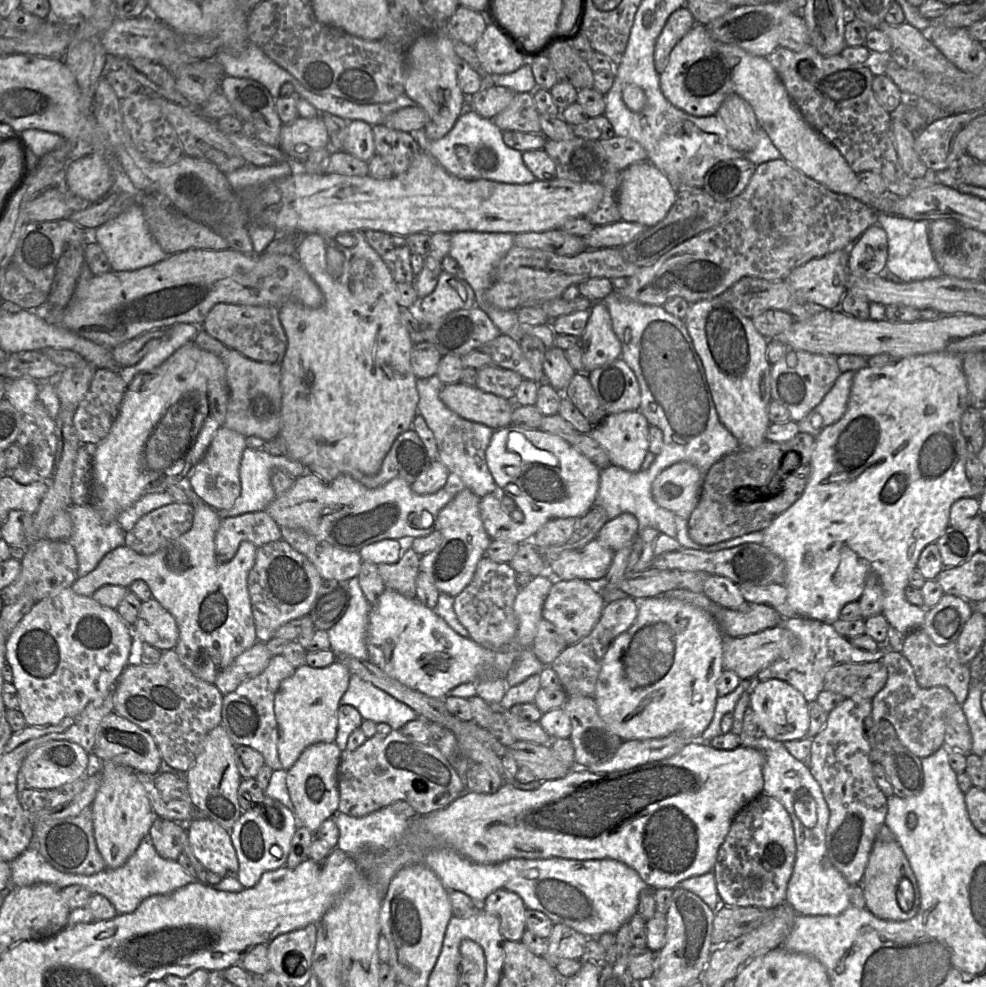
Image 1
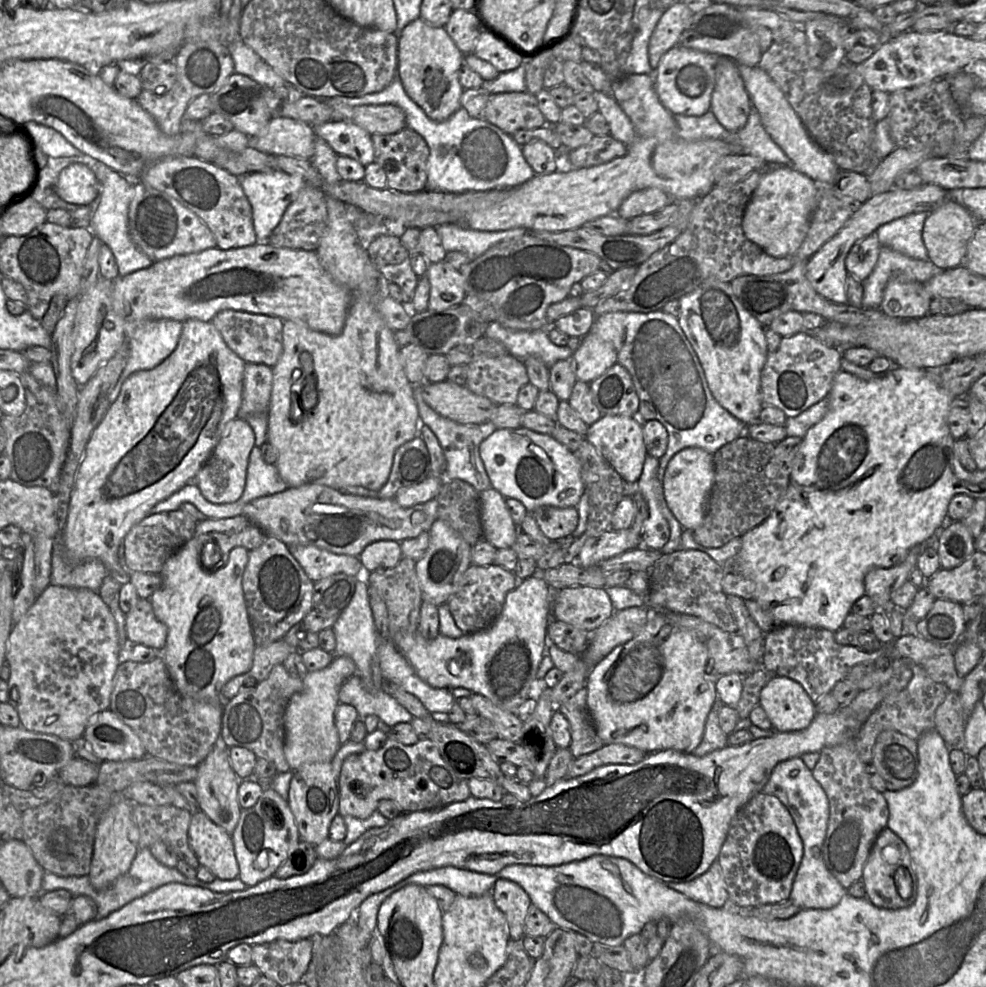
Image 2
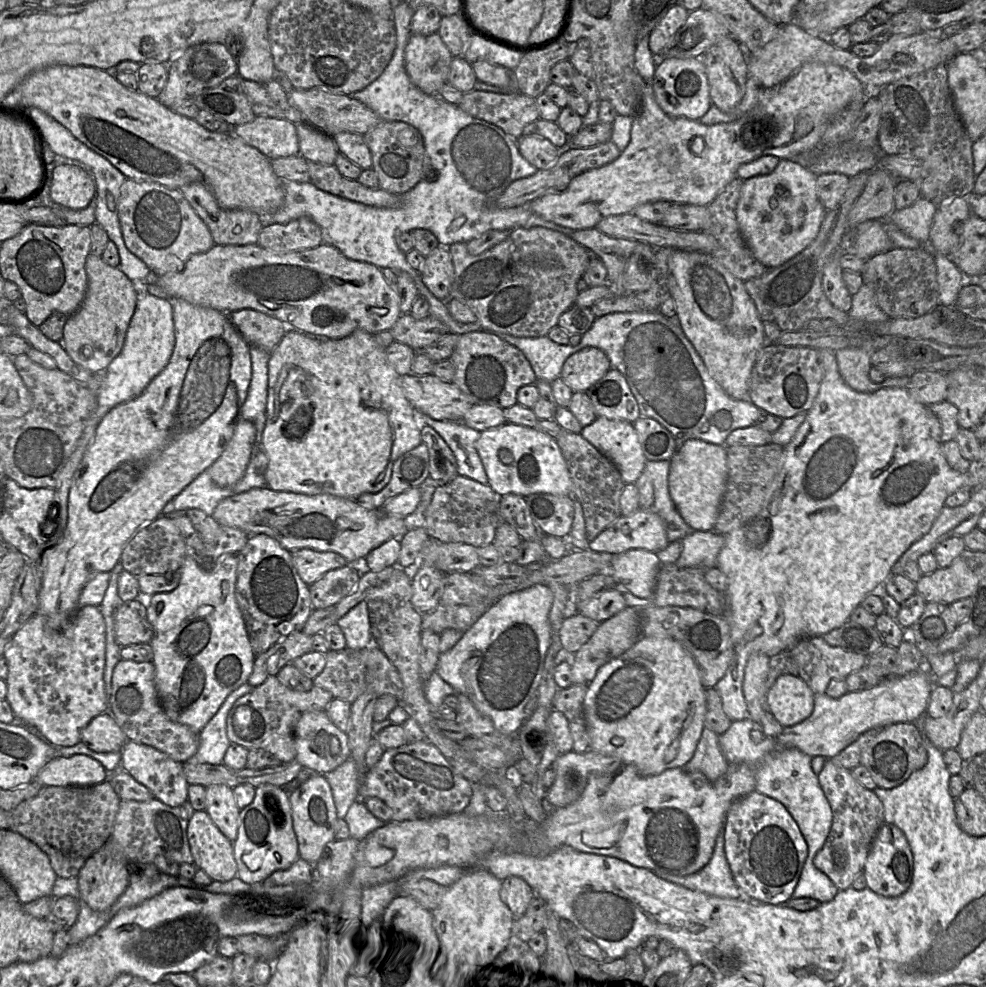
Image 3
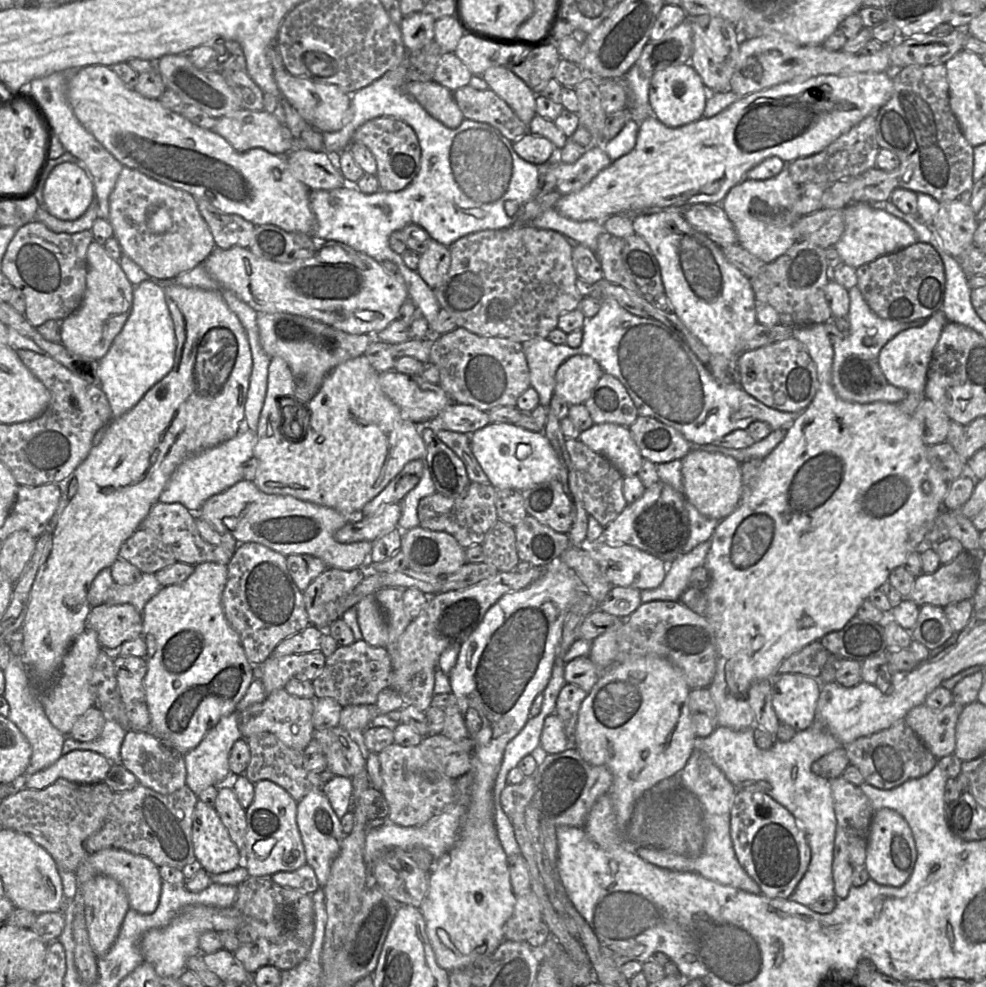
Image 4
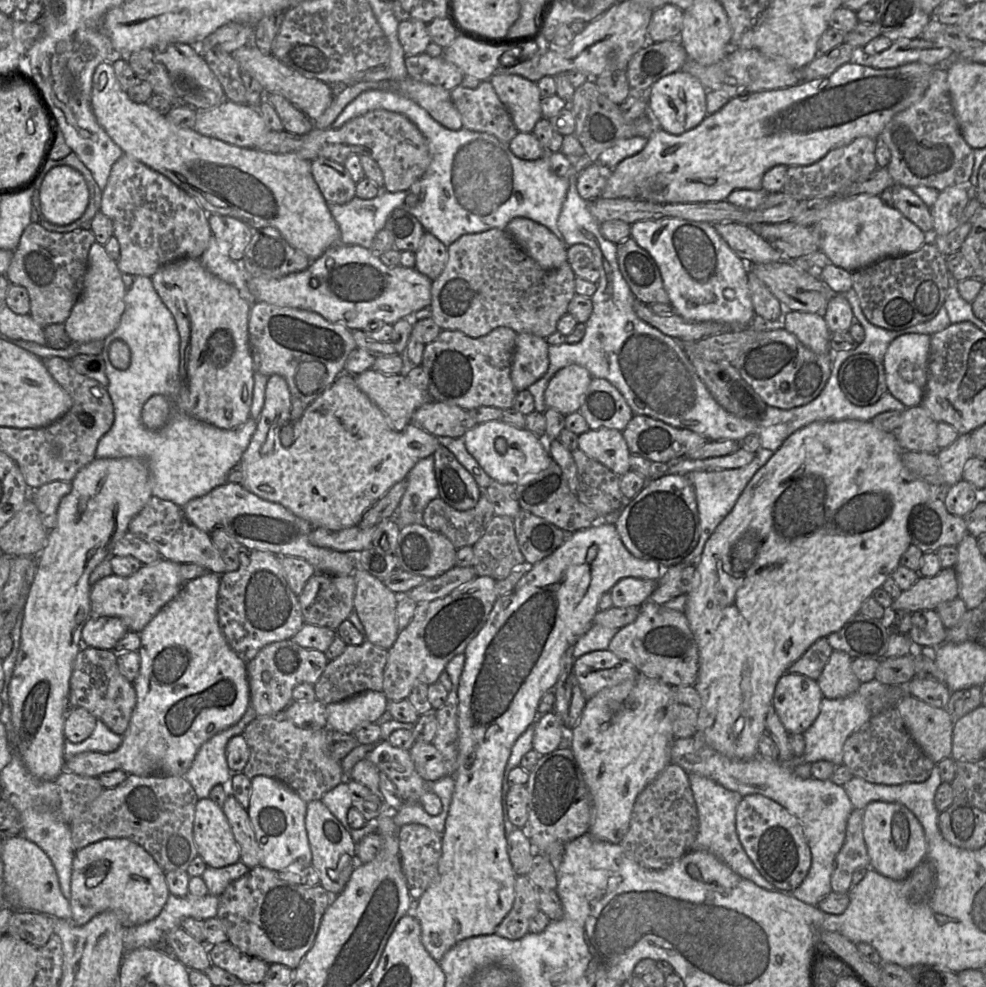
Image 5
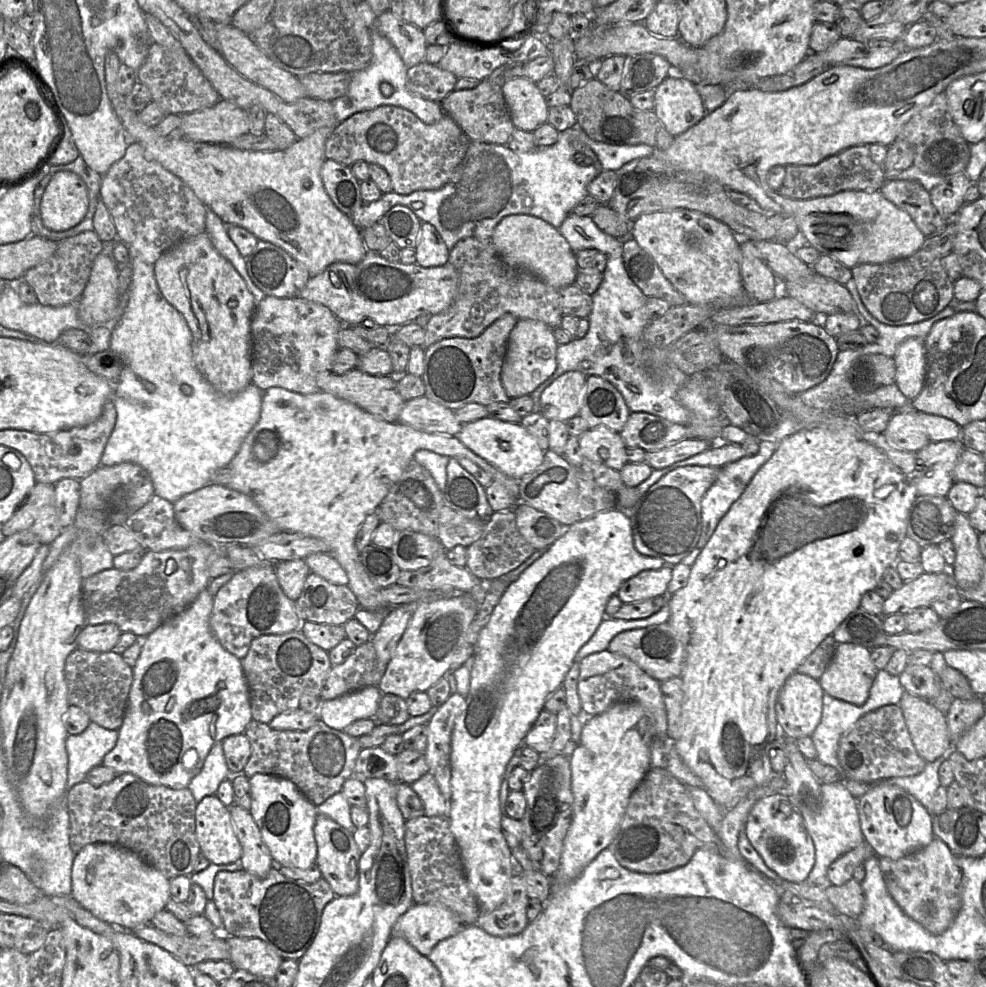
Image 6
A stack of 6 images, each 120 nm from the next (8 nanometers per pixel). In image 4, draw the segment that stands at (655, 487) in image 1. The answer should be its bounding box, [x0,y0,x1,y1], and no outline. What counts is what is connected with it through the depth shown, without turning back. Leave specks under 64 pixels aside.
[681,447,743,520]

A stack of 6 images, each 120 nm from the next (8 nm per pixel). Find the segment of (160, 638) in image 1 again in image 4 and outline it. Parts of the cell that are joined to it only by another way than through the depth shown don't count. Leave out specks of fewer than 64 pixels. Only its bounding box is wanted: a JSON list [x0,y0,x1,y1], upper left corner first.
[87,604,143,649]

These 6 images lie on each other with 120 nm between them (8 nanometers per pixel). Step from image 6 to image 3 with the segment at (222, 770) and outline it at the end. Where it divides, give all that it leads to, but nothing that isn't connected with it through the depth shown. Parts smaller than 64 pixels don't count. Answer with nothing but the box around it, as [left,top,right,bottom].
[186,683,254,764]

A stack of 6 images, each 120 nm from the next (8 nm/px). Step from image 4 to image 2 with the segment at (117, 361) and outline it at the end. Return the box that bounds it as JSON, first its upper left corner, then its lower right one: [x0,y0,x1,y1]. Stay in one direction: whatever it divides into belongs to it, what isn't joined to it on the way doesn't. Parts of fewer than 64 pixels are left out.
[108,319,182,404]

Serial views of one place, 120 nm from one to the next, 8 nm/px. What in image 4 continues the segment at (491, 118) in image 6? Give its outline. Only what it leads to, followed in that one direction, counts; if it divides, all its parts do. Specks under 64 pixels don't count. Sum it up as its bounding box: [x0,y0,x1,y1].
[453,85,528,142]

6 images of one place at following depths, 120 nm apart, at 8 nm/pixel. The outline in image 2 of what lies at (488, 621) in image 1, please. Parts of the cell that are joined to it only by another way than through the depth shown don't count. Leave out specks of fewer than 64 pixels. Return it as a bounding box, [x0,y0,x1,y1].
[447,564,519,633]

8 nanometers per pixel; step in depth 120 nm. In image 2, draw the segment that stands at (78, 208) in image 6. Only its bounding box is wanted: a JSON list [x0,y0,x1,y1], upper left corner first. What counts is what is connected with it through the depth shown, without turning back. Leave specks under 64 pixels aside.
[55,163,100,205]

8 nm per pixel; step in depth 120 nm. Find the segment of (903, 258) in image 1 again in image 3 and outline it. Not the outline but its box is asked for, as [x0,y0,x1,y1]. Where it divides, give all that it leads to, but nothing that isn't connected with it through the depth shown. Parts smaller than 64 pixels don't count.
[885,197,938,243]

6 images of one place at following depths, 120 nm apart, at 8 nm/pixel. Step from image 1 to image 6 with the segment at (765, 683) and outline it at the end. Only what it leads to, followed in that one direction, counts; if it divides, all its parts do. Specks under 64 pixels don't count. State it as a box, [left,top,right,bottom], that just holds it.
[775,675,823,740]

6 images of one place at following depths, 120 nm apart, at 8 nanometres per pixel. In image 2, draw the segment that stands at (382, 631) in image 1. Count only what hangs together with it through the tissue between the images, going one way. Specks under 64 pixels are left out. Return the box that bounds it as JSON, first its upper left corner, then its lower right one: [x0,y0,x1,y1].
[397,576,551,715]

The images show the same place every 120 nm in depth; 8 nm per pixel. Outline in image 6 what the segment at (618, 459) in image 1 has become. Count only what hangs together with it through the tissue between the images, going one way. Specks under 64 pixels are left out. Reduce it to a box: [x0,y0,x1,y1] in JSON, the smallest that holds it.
[578,429,627,471]

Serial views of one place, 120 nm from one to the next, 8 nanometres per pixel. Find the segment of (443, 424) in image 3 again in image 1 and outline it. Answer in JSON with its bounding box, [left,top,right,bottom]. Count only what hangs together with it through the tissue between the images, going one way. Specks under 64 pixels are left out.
[416,378,499,498]

